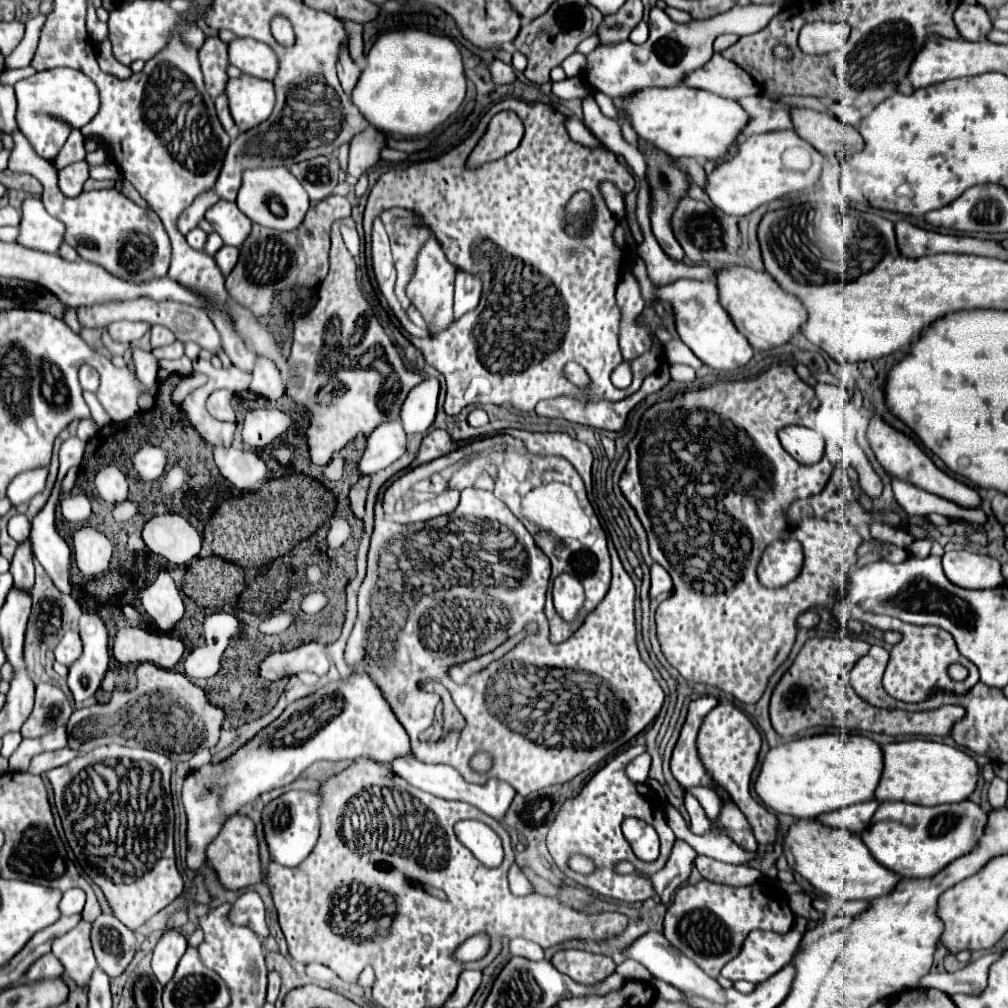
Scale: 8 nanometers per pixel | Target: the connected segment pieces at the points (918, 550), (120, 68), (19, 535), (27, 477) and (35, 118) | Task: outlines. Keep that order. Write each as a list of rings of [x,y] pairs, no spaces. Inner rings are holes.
[[[917,539],[915,543],[909,547],[909,553],[913,557],[925,558],[930,555],[930,541],[927,539]]]
[[[105,39],[105,41],[99,43],[97,63],[99,63],[101,71],[111,73],[111,75],[115,75],[115,77],[119,77],[119,79],[131,77],[131,69],[125,67],[125,65],[121,65],[119,61],[115,61],[115,57],[113,57],[113,53],[111,53],[111,41],[109,41],[109,39]]]
[[[13,515],[9,519],[9,535],[15,539],[15,541],[23,541],[29,537],[29,531],[31,531],[31,523],[25,515]]]
[[[35,469],[17,475],[7,487],[7,497],[11,499],[13,505],[21,505],[23,501],[29,501],[31,497],[43,491],[45,477],[47,477],[47,469]]]
[[[49,69],[15,83],[17,127],[31,141],[33,149],[53,161],[73,129],[87,125],[99,111],[97,87],[75,69]]]

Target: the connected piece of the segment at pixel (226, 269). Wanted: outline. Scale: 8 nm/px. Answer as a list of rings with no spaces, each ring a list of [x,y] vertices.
[[[223,245],[215,255],[215,261],[225,277],[233,271],[237,259],[239,259],[239,247],[229,247],[229,245]]]

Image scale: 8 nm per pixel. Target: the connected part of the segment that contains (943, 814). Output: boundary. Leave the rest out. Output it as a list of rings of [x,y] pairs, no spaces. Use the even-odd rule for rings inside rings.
[[[885,801],[875,811],[869,827],[861,833],[861,839],[873,859],[899,877],[931,877],[947,867],[953,859],[973,851],[983,827],[985,813],[971,801],[935,807]]]

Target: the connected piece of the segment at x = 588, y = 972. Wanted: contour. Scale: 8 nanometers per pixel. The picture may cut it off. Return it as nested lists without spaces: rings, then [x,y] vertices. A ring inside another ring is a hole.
[[[561,949],[551,957],[551,963],[573,981],[581,985],[597,985],[609,975],[615,973],[615,963],[611,957],[575,951],[575,949]]]

